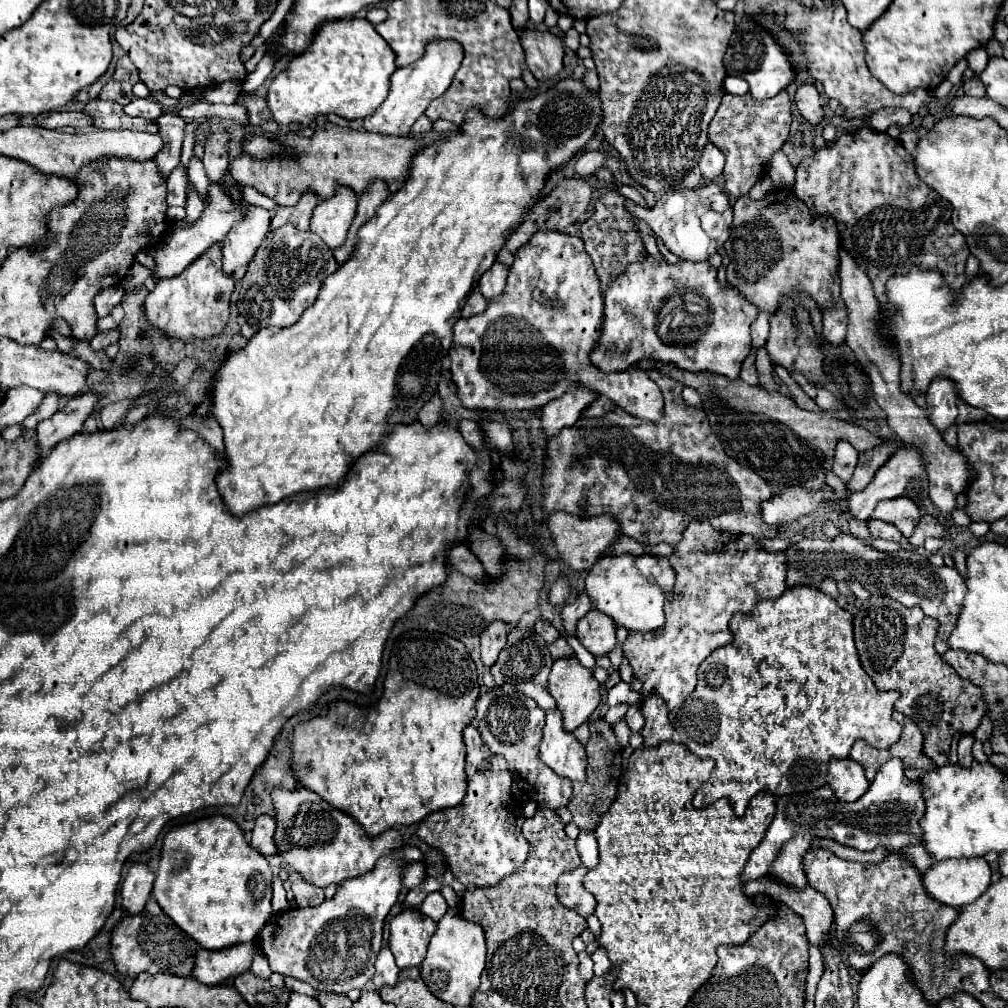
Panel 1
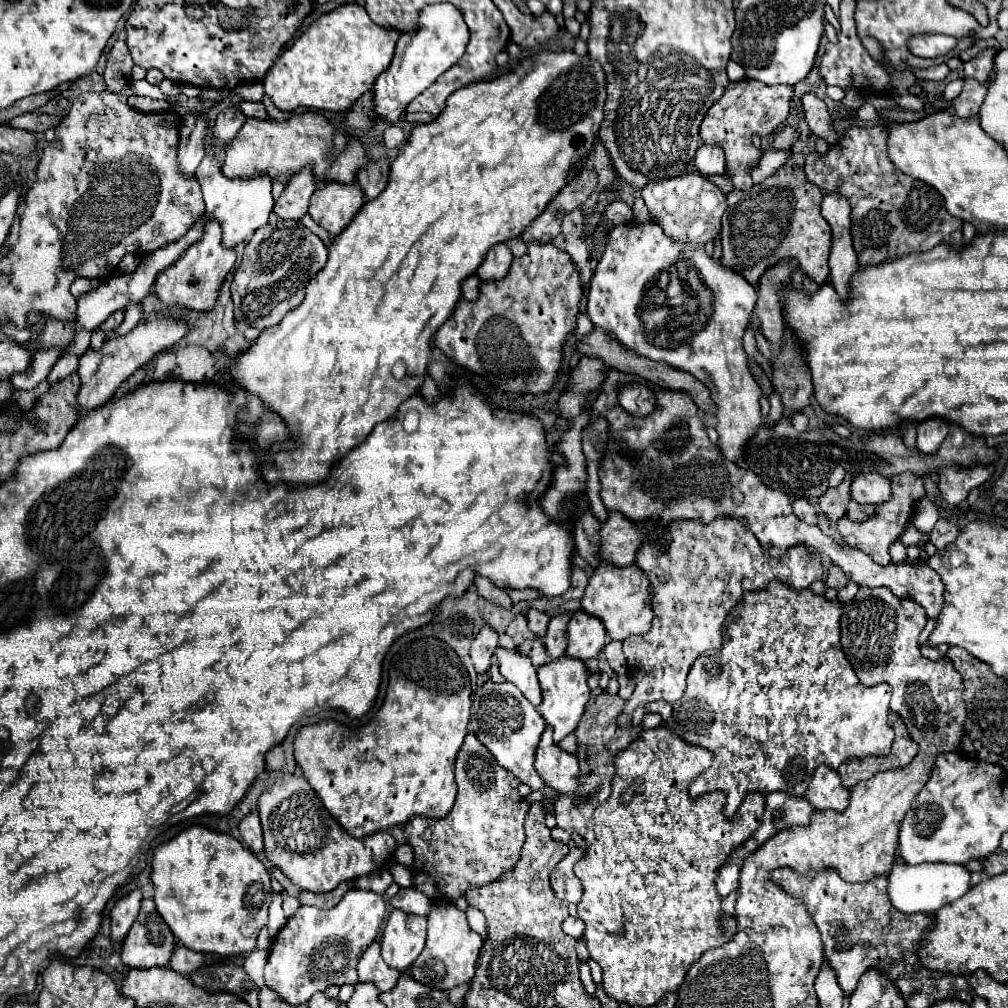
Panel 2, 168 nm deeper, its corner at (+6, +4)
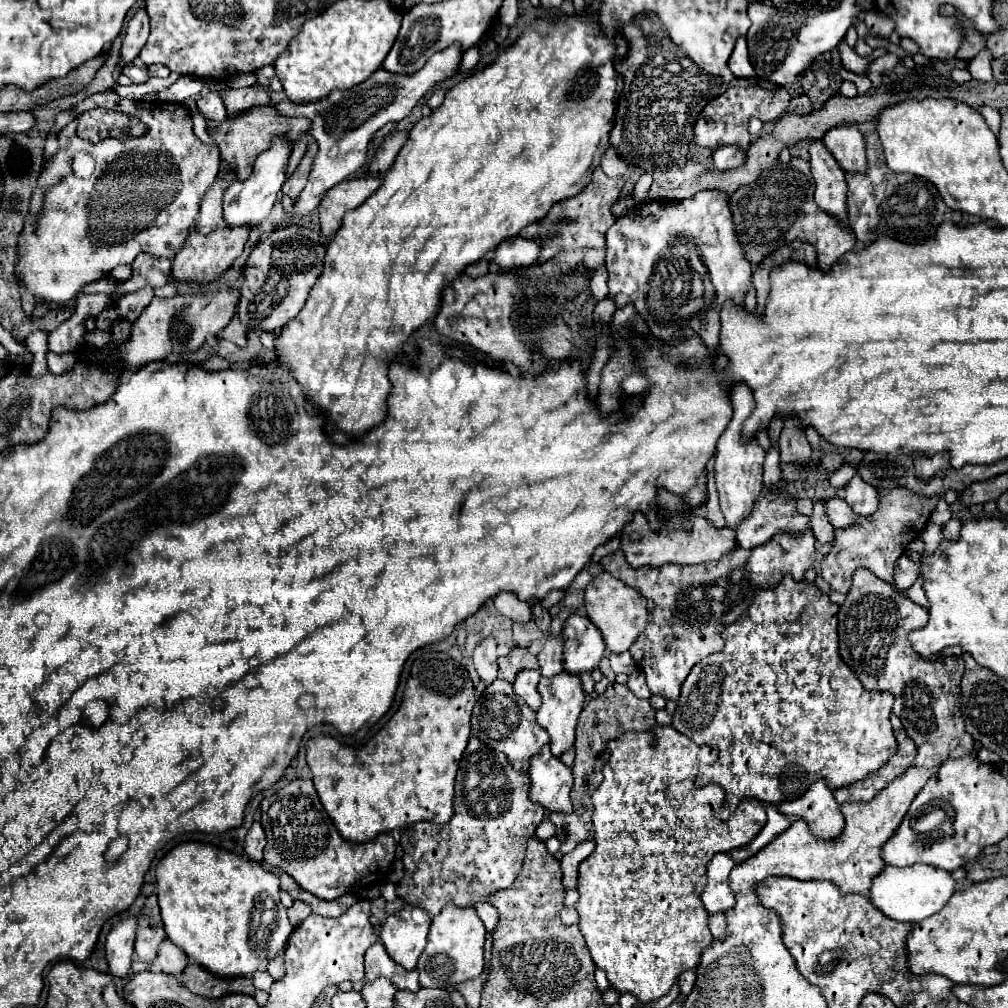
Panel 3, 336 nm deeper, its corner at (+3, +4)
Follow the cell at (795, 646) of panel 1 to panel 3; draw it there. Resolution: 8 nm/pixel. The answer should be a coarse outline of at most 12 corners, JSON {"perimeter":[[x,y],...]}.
{"perimeter":[[790,574],[722,632],[672,726],[696,786],[782,804],[896,752],[894,696]]}

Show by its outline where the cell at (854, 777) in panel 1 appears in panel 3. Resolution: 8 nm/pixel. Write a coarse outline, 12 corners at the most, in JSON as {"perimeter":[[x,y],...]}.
{"perimeter":[[822,778],[780,812],[804,818],[826,840],[844,828],[844,816]]}

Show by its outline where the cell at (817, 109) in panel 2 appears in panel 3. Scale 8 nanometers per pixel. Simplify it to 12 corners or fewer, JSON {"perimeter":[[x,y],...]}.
{"perimeter":[[856,126],[830,128],[822,142],[848,172],[864,172],[864,136]]}

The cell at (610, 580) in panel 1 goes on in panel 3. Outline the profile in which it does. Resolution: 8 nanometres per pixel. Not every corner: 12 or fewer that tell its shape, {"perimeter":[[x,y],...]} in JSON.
{"perimeter":[[610,572],[586,586],[588,618],[610,652],[648,622],[646,598]]}

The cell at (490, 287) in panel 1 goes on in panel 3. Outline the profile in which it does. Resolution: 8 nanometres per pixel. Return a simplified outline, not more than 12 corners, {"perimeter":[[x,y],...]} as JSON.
{"perimeter":[[504,240],[494,248],[502,270],[524,268],[540,254],[536,240]]}

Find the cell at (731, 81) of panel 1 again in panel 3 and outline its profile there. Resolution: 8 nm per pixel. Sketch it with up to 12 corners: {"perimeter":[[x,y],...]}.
{"perimeter":[[738,38],[728,66],[738,78],[754,76],[746,38]]}

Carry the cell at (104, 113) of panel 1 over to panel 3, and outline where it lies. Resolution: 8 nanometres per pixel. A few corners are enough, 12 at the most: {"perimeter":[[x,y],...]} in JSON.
{"perimeter":[[114,90],[74,110],[136,116],[88,144],[18,236],[20,288],[70,302],[142,252],[174,258],[220,166],[182,104]]}

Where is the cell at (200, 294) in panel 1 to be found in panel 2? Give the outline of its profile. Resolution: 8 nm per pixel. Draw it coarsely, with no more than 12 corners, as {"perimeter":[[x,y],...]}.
{"perimeter":[[217,220],[157,274],[167,306],[211,310],[235,250]]}

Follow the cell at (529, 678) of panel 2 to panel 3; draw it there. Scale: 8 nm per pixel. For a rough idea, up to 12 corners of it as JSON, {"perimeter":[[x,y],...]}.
{"perimeter":[[520,670],[516,694],[532,710],[540,708],[538,670]]}

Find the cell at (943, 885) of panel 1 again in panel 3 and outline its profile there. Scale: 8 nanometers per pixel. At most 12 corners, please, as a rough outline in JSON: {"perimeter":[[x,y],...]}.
{"perimeter":[[888,866],[870,898],[888,918],[920,922],[956,892],[948,870]]}

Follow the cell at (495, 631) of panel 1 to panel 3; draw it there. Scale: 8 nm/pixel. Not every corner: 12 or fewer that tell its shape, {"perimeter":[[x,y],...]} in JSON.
{"perimeter":[[484,638],[474,650],[478,676],[492,684],[498,678],[496,640]]}

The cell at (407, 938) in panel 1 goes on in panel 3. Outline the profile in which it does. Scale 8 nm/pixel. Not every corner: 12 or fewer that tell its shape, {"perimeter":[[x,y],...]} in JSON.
{"perimeter":[[404,906],[386,918],[380,940],[406,970],[426,946],[430,916]]}

